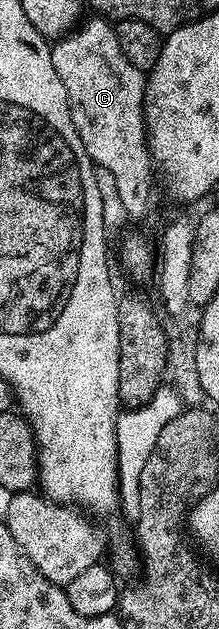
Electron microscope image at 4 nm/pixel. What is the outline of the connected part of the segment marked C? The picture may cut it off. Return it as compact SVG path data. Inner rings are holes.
M106 18L93 19L83 19L73 31L61 37L51 47L52 66L56 66L60 82L64 82L72 122L80 134L80 142L84 142L84 150L103 173L106 171L114 179L114 192L118 195L123 210L132 219L138 220L141 216L148 215L154 208L156 165L150 156L144 111L147 77L140 70L136 70L136 66L132 66L128 58L124 58L124 50L120 50L120 42L114 33L114 24Z

